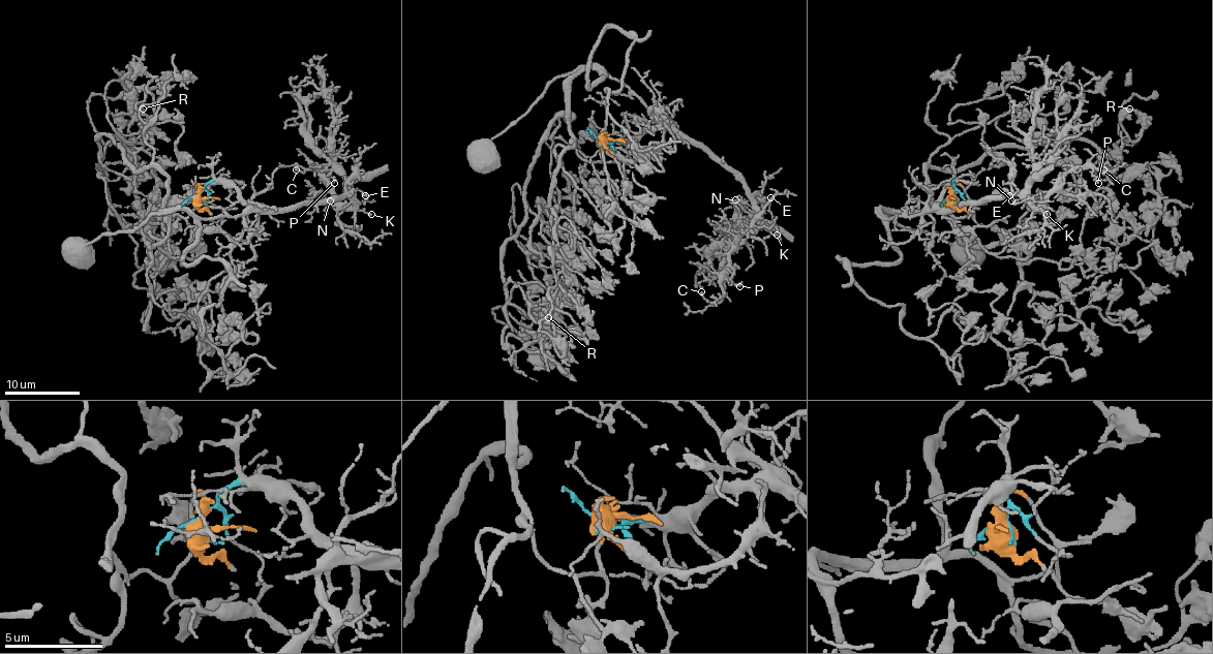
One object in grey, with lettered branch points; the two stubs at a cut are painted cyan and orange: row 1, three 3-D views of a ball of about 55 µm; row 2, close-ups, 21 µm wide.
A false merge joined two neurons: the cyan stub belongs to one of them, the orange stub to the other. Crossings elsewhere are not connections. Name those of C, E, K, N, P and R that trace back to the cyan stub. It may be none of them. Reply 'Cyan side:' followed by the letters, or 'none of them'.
Cyan side: C, E, K, N, P

